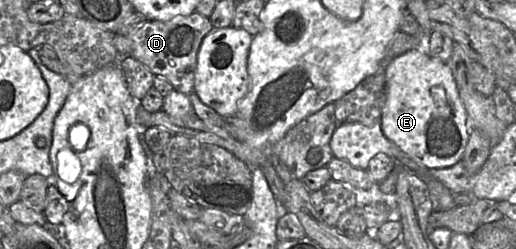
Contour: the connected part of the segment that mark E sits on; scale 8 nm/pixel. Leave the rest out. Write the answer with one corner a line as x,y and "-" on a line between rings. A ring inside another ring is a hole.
422,49
410,50
385,66
385,102
381,129
405,155
429,169
451,167
463,158
469,139
468,117
460,98
449,62
431,57

